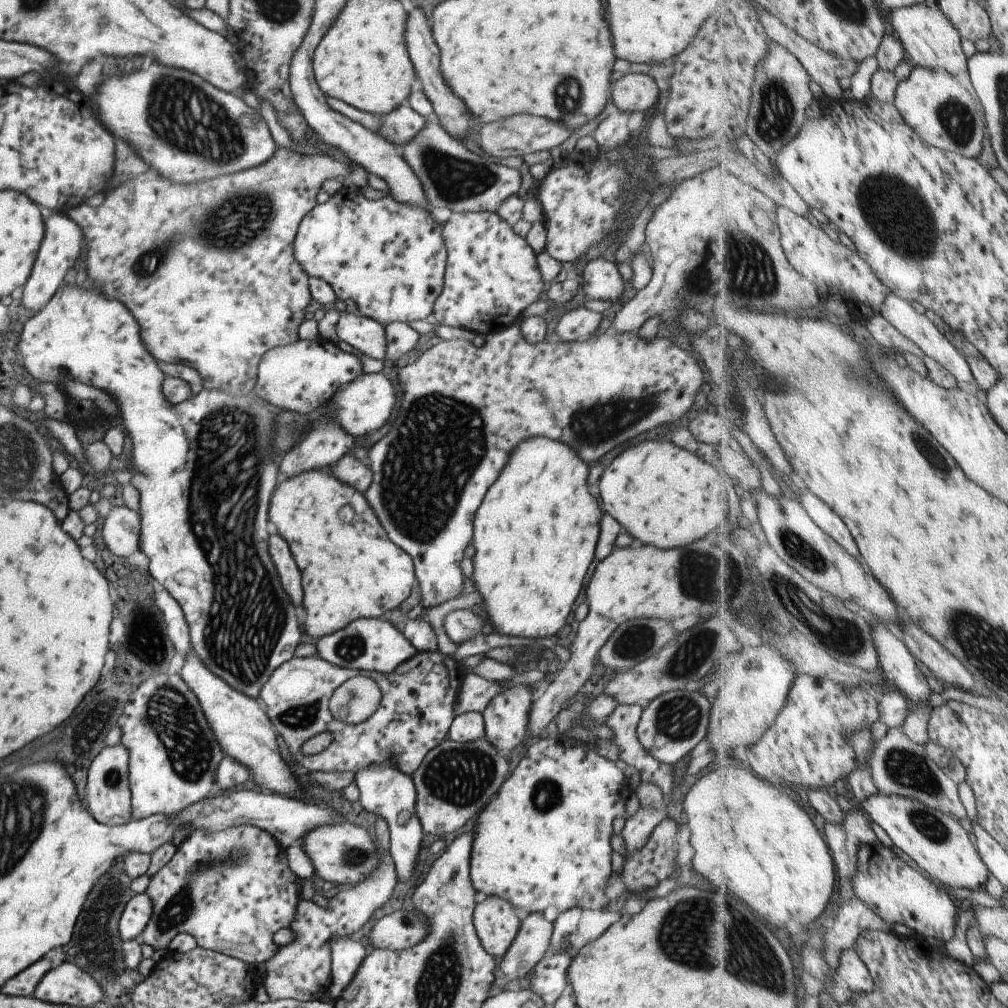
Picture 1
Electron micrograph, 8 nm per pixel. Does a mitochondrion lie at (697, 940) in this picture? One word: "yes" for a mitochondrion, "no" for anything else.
yes

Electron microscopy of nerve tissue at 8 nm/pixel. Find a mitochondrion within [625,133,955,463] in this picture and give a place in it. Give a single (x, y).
(895, 215)

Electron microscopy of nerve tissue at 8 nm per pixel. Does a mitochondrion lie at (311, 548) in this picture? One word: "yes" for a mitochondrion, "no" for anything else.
no

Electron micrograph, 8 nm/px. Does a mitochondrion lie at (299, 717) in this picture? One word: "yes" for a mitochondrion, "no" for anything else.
yes

